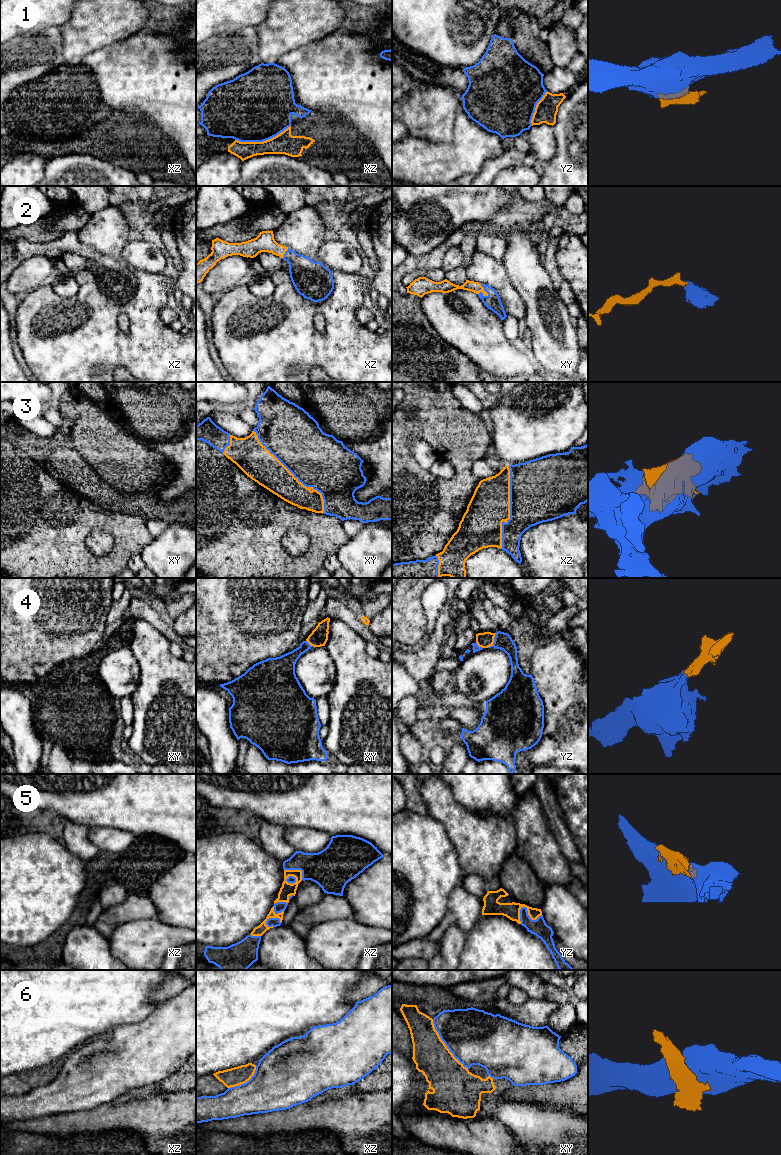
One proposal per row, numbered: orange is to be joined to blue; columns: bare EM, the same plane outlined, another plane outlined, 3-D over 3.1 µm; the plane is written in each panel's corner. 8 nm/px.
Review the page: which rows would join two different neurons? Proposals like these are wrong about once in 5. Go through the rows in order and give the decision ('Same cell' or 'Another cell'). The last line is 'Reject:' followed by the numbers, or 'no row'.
1: Another cell
2: Same cell
3: Same cell
4: Same cell
5: Same cell
6: Another cell
Reject: 1, 6

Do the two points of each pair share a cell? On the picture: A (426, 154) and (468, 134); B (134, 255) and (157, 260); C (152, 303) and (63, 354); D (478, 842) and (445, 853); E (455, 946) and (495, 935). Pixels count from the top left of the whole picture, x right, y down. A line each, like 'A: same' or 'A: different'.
A: same
B: same
C: same
D: different
E: different

